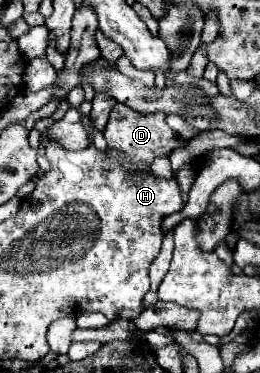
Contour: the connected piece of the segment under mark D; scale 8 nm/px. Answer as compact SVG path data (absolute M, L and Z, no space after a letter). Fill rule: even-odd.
M118 103L112 113L110 113L110 121L104 129L104 137L108 141L108 147L120 149L126 155L130 155L132 163L136 167L146 167L152 163L152 155L168 155L172 149L178 147L178 135L168 127L166 123L166 113L148 113L142 115L130 107L124 107L122 103Z

